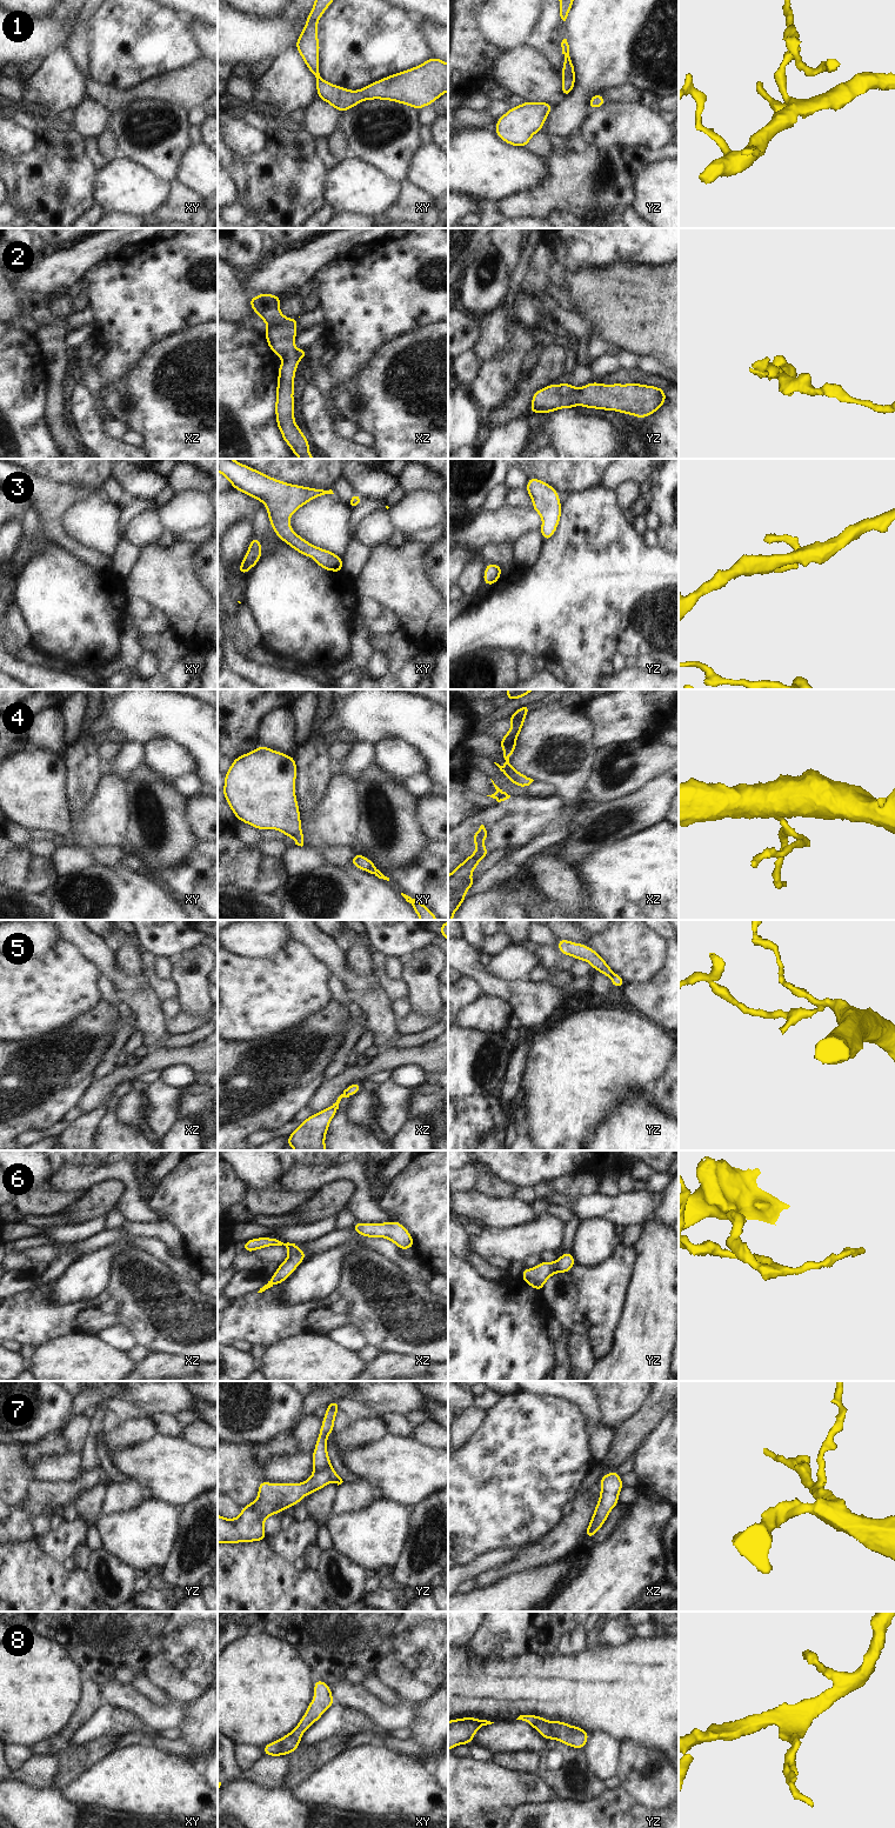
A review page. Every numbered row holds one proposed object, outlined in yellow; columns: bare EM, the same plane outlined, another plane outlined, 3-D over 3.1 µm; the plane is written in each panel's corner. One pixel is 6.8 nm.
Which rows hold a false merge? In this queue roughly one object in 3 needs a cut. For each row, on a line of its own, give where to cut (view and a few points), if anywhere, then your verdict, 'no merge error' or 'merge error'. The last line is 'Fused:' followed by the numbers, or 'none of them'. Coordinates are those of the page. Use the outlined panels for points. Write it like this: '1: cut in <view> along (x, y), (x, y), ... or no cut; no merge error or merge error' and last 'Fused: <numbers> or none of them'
1: no cut; no merge error
2: no cut; no merge error
3: no cut; no merge error
4: no cut; no merge error
5: cut in yz along (614, 974), (610, 978); merge error
6: no cut; no merge error
7: cut in yz along (331, 1466), (312, 1475); merge error
8: no cut; no merge error
Fused: 5, 7

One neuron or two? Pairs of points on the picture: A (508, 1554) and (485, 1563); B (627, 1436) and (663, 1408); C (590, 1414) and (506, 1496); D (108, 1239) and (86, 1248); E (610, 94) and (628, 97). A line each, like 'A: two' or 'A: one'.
A: one
B: one
C: two
D: one
E: one

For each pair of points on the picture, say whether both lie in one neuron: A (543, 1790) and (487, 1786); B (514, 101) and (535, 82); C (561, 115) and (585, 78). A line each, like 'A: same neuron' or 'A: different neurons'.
A: same neuron
B: different neurons
C: same neuron

